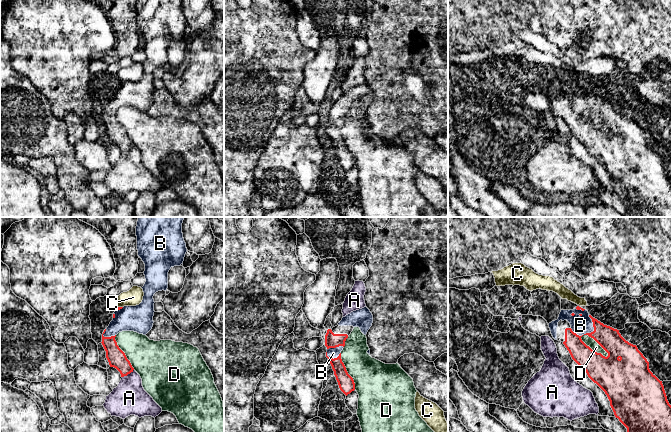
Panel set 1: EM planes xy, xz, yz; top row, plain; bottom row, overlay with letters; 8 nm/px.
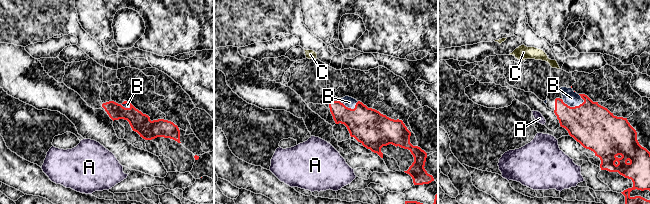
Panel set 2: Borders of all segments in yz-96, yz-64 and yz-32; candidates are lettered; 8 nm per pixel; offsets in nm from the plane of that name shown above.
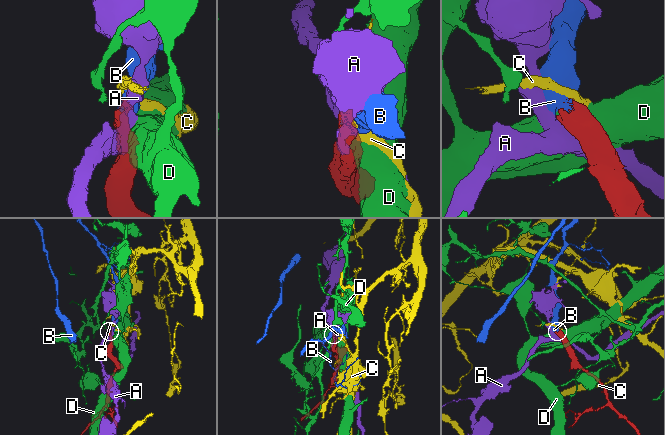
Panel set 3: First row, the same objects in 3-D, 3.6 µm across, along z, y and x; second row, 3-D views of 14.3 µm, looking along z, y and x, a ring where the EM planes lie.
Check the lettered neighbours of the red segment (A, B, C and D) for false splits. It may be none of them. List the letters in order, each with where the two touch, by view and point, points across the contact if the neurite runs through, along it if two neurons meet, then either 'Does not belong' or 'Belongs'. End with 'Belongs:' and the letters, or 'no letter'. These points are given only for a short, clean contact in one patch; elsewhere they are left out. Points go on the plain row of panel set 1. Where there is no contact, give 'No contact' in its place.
A: Touches red at xy (127, 150). Does not belong
B: Touches red at yz (582, 111). Belongs
C: Touches red at xy (120, 83). Boundary: xy (117, 82), (122, 83). Does not belong
D: Touches red at yz (594, 127). Does not belong
Belongs: B

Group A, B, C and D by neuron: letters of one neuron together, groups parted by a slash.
A / B / C / D

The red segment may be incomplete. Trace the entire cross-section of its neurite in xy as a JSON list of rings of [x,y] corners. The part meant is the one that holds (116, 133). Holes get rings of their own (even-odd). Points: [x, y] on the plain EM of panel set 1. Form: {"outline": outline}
{"outline": [[[137,0],[136,12],[138,32],[145,40],[143,76],[136,82],[117,83],[101,118],[110,143],[116,144],[121,153],[133,148],[134,144],[117,121],[116,111],[122,107],[146,111],[152,105],[153,72],[158,67],[167,66],[169,46],[183,40],[187,28],[182,0]]]}

